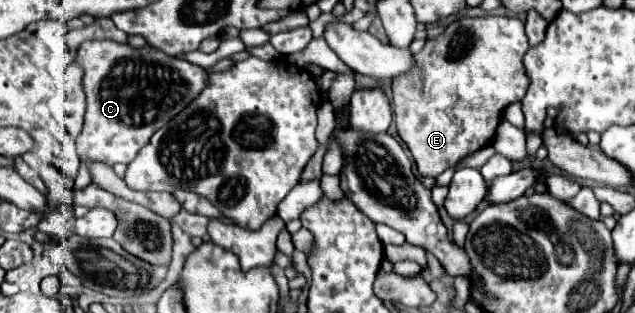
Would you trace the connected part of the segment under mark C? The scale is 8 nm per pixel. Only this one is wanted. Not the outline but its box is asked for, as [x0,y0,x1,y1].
[76,41,208,165]

